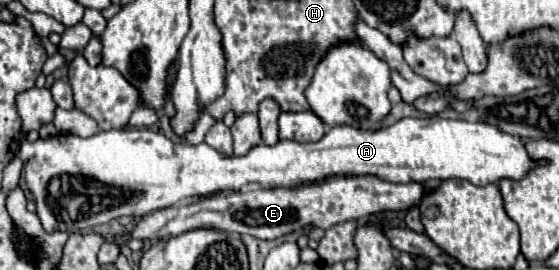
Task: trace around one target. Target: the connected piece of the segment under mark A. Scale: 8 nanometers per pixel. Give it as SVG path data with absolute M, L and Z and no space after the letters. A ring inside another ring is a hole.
M437 115L433 117L403 117L397 123L389 127L381 127L375 131L361 129L361 127L349 127L349 125L335 125L329 127L323 139L315 143L297 143L297 141L279 141L277 145L255 145L247 155L235 157L225 155L207 143L191 145L191 143L173 143L163 133L155 133L149 129L111 129L111 131L99 131L87 139L77 135L55 135L47 139L37 139L35 143L21 143L21 149L17 153L23 159L23 173L25 183L29 191L35 197L37 203L37 215L41 219L41 225L45 231L79 231L93 225L107 223L111 219L119 219L123 215L143 217L147 213L153 213L157 209L173 207L183 199L193 197L209 197L213 193L227 193L227 191L243 191L249 183L261 185L261 187L299 187L303 183L321 183L329 175L373 175L385 181L393 183L431 183L431 181L445 181L445 179L465 179L473 185L489 185L497 183L499 179L521 179L529 169L533 169L537 163L529 161L527 151L523 147L523 141L519 137L513 137L509 133L499 131L493 125L477 123L477 121L461 121L461 119L441 119ZM57 175L85 175L93 177L105 185L113 185L117 189L129 191L131 197L125 197L119 207L105 207L101 213L93 213L85 217L85 213L77 211L77 219L73 221L73 215L67 211L53 211L53 205L47 203L47 187L49 181Z

